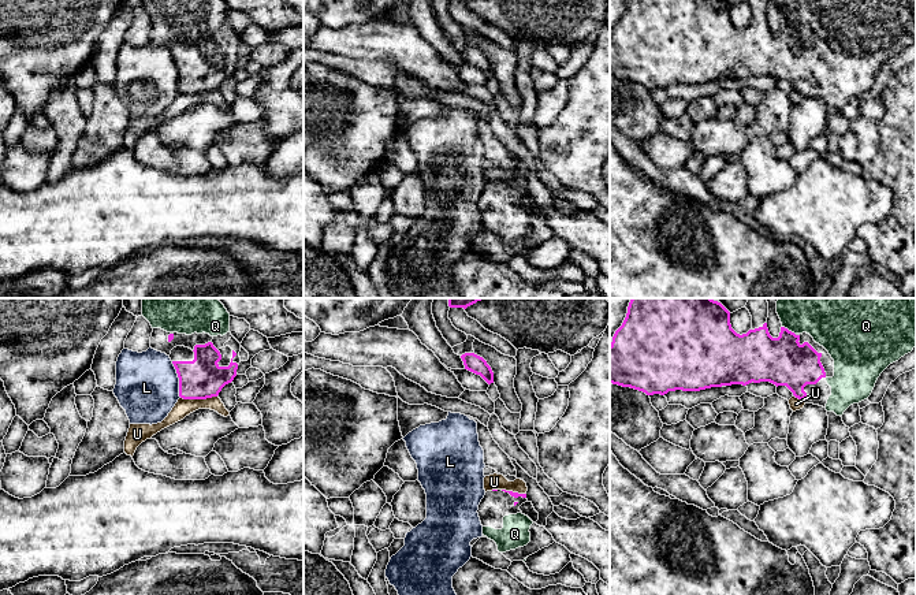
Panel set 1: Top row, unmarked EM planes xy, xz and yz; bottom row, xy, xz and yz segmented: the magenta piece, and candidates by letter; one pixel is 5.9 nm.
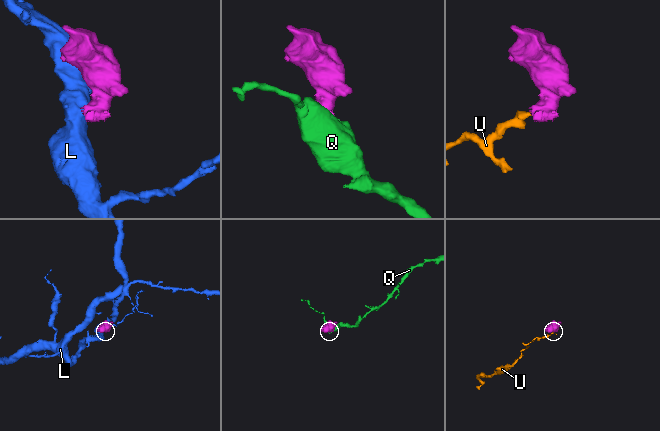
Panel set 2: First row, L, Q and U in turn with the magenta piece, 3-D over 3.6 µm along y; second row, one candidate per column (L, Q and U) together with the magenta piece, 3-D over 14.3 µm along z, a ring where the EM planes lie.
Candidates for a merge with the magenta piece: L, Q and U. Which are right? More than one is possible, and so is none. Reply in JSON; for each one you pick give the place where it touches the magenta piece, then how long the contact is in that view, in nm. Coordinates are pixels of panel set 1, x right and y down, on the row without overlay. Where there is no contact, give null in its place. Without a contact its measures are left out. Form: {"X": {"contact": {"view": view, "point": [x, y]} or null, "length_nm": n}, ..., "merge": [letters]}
{"Q": {"contact": {"view": "yz", "point": [788, 23]}, "length_nm": 90}, "merge": ["Q"]}

